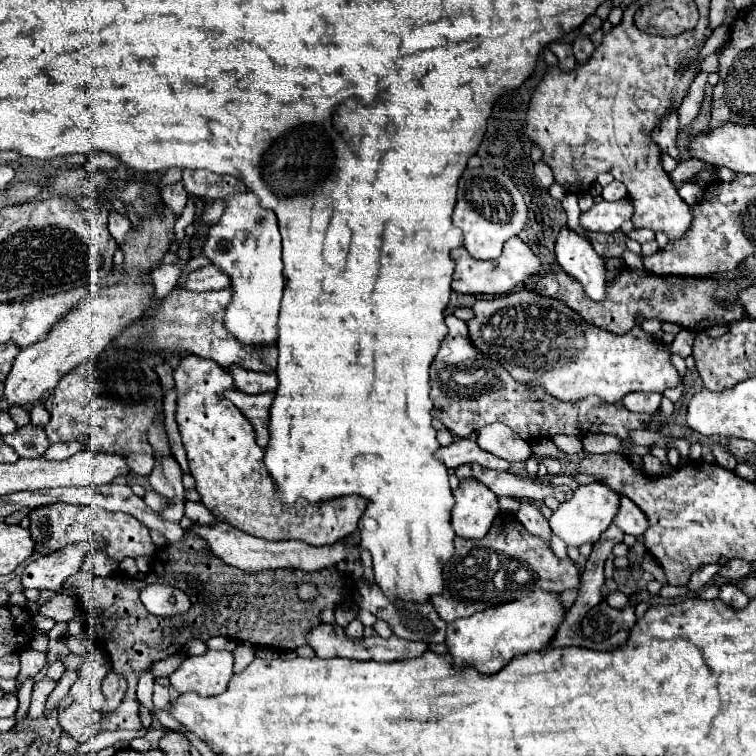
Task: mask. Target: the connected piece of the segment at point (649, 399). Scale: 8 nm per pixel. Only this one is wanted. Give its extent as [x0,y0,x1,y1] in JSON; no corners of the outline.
[623,392,663,414]

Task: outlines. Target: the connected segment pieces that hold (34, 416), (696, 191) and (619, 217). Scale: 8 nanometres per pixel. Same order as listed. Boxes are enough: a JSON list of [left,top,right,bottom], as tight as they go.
[[29,402,49,424],[678,182,704,206],[581,198,635,232]]

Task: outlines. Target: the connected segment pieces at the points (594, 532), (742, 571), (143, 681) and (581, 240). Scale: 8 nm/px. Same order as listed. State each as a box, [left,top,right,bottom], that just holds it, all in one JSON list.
[[549,482,621,546],[719,560,751,582],[137,670,155,711],[555,226,605,300]]

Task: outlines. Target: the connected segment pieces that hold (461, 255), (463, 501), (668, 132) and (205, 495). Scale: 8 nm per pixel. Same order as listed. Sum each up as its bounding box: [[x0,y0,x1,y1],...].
[[451,238,541,294],[453,482,499,538],[651,112,681,162],[173,360,365,546]]

